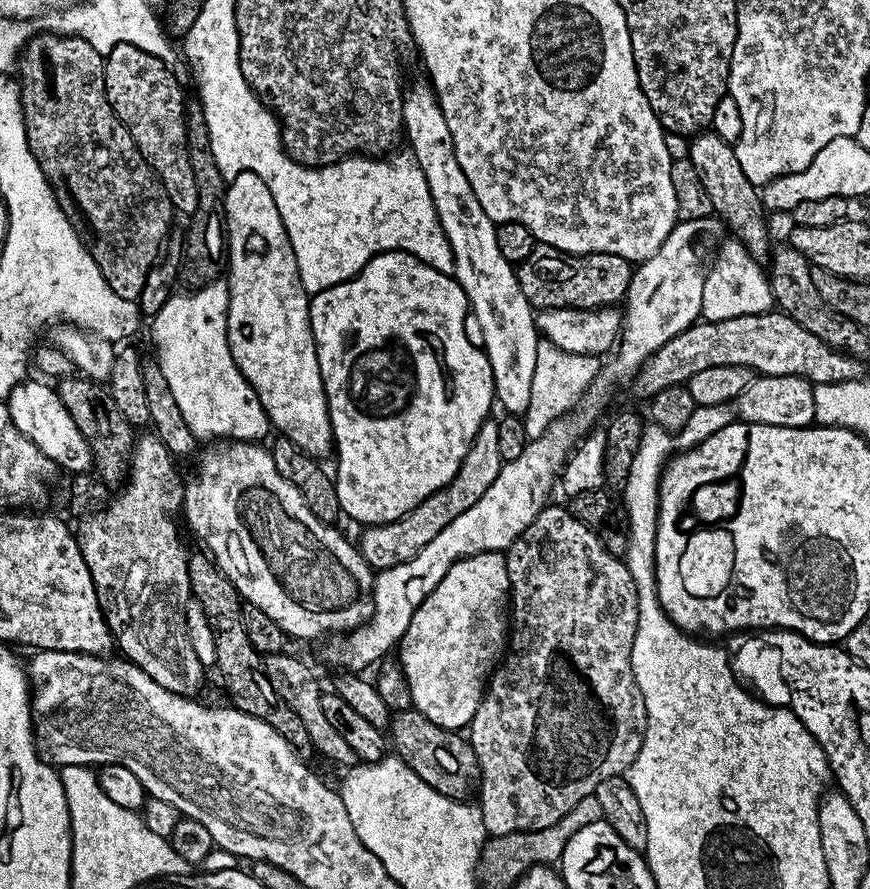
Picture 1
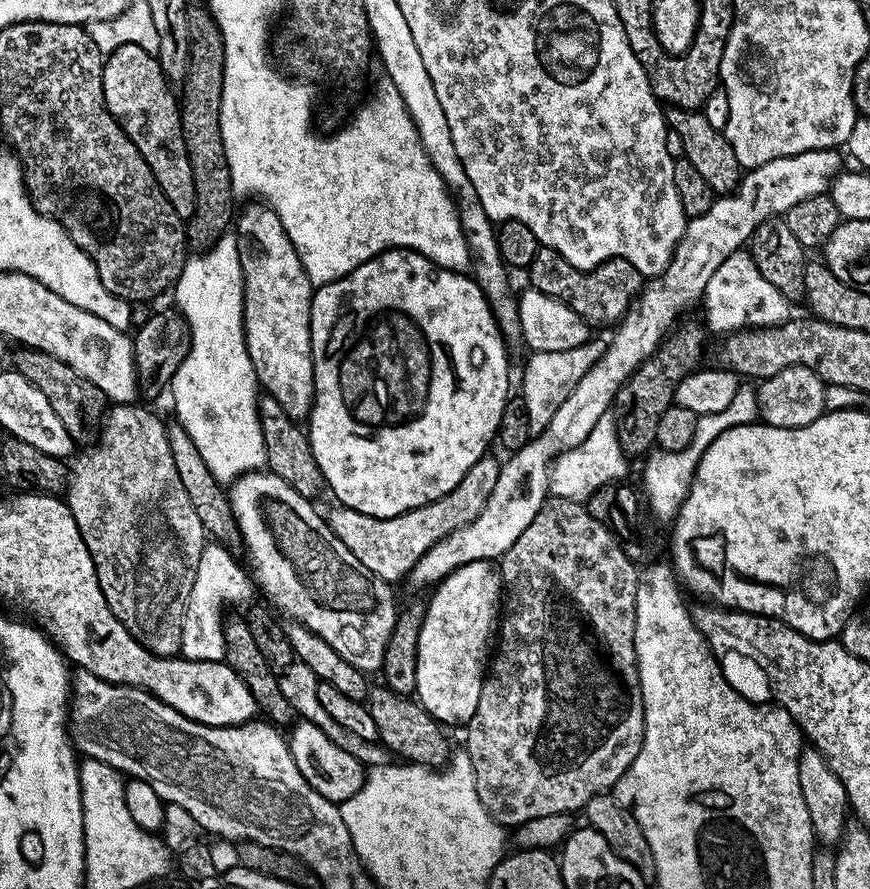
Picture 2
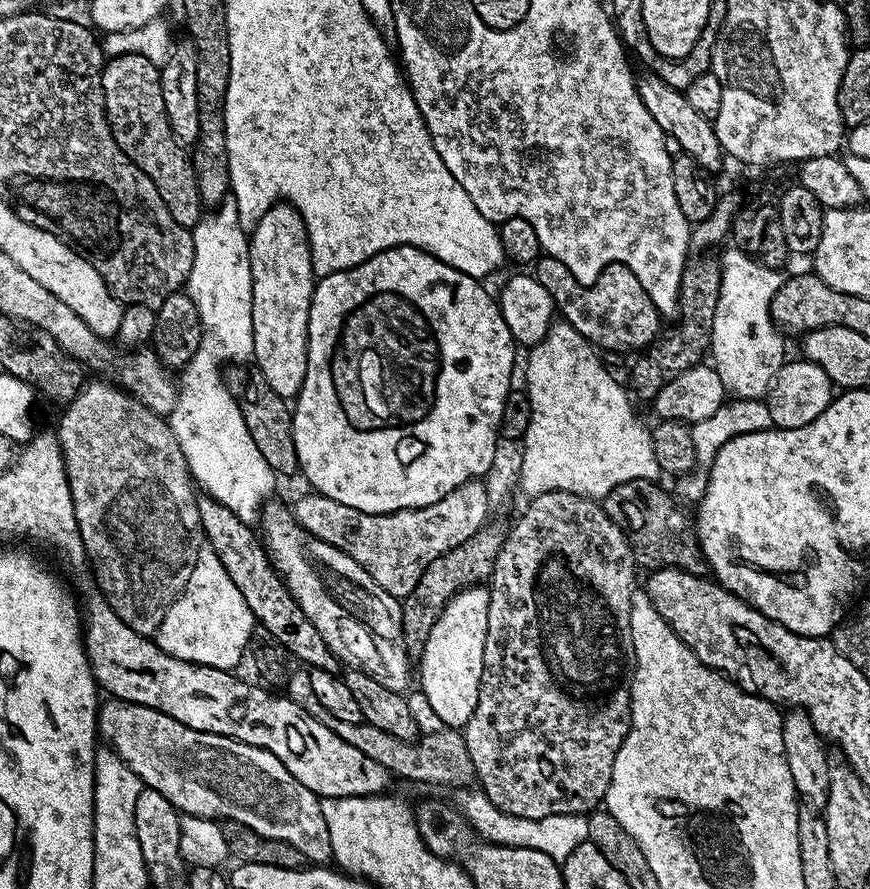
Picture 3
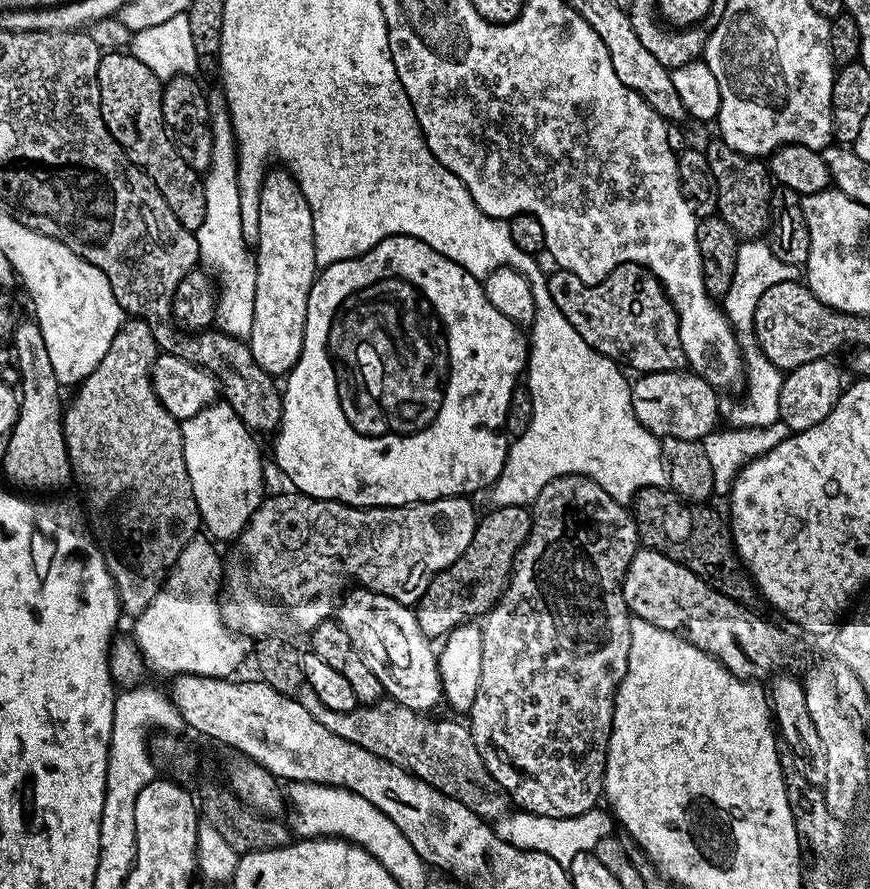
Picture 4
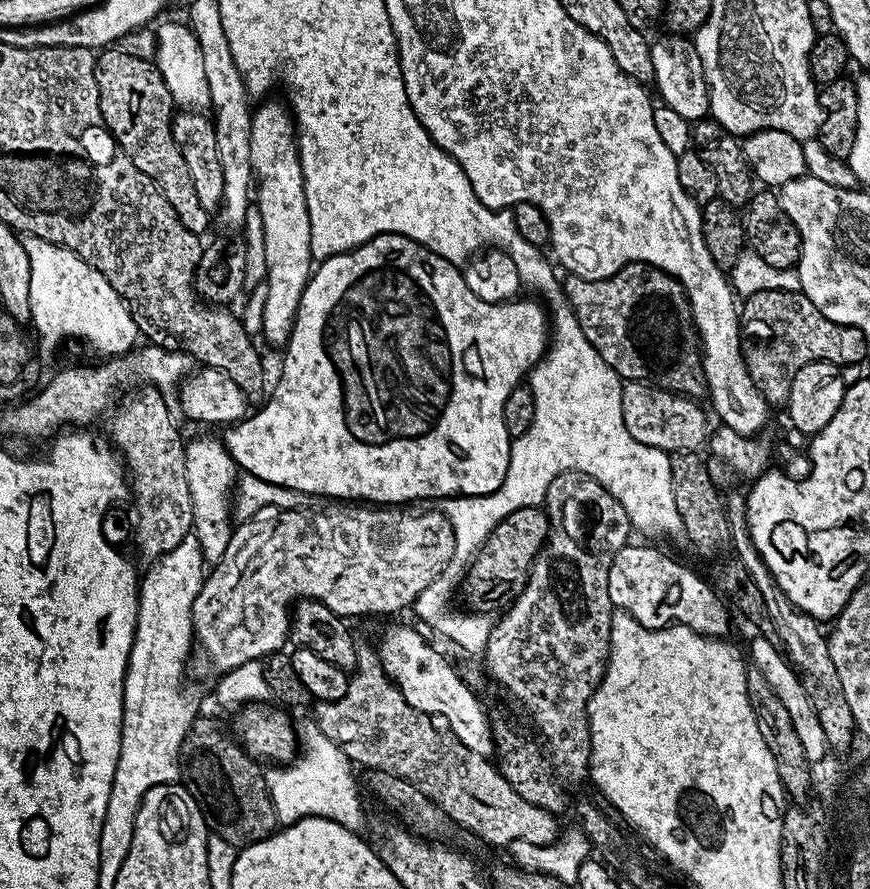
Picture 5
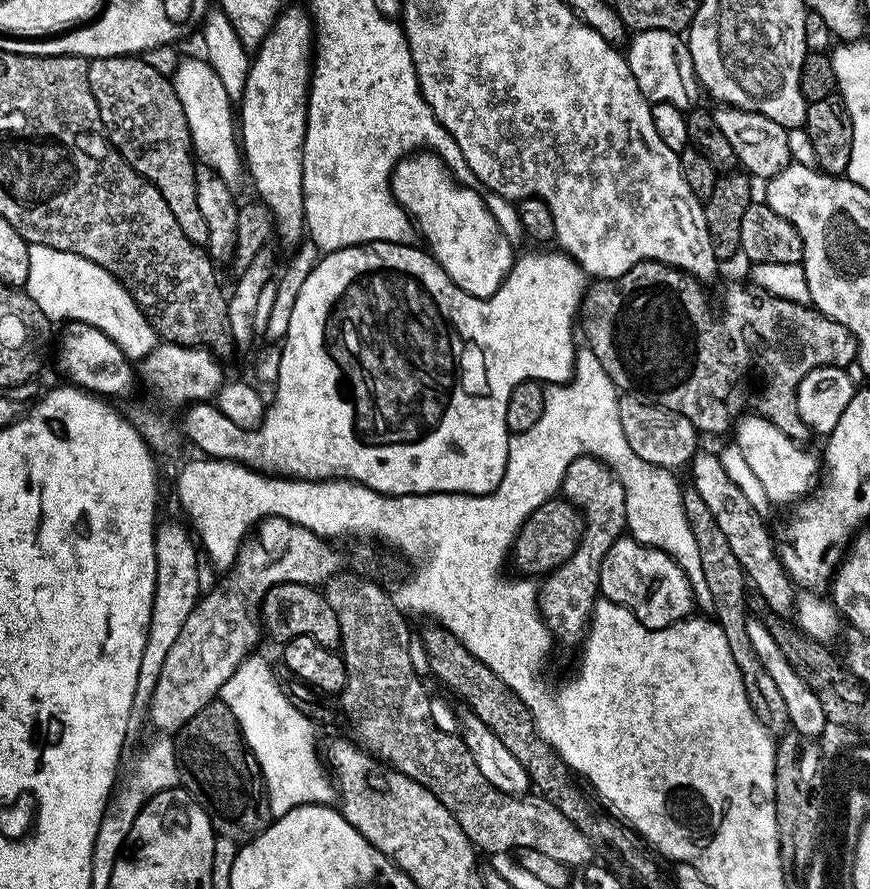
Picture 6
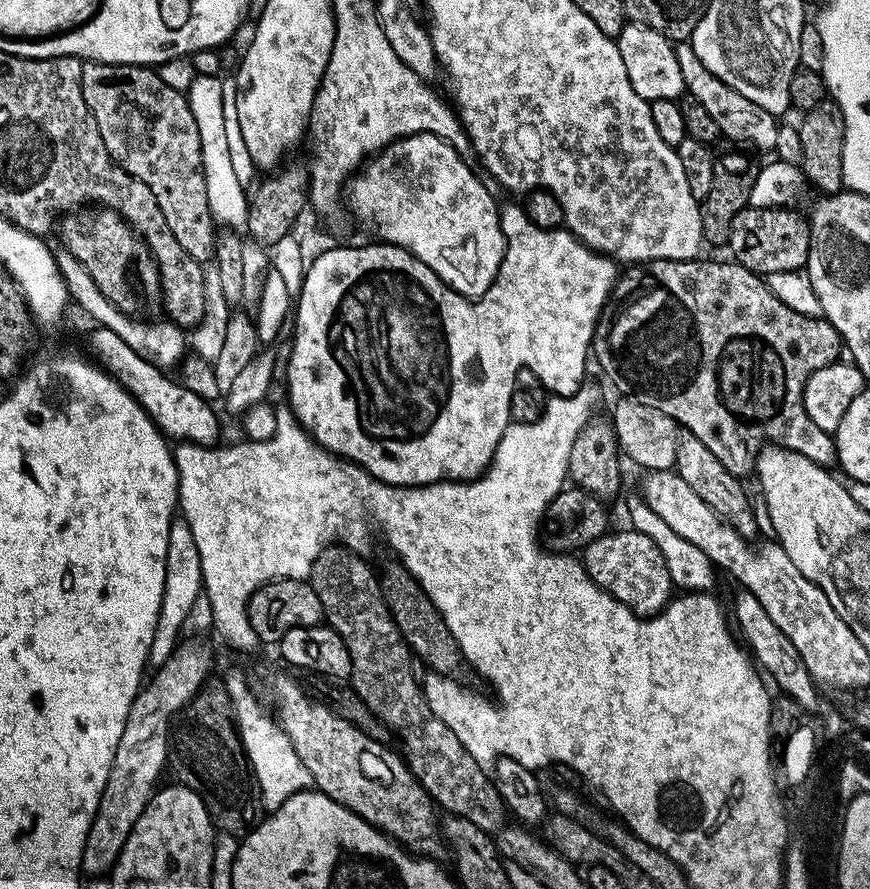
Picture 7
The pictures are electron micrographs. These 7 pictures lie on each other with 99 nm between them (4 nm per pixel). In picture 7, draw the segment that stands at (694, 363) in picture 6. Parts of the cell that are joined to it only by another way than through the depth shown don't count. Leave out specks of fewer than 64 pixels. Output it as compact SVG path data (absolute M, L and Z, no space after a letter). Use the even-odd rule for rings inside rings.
M646 260L631 265L629 272L619 273L616 285L612 287L612 293L600 312L600 318L596 322L596 332L592 335L591 351L594 360L604 367L608 380L621 388L621 393L627 394L641 400L646 406L654 406L654 410L662 410L662 414L671 416L681 429L686 430L687 435L698 438L698 442L704 443L710 454L730 470L738 478L751 473L756 466L756 455L760 449L769 444L788 448L791 452L802 454L810 458L810 462L832 466L837 463L836 441L826 430L818 430L814 422L810 422L810 414L804 409L804 387L806 382L818 370L822 370L828 364L837 363L842 356L842 341L838 330L830 321L820 316L807 316L798 314L798 310L790 310L786 302L774 298L767 283L757 273L751 272L738 263L727 262L723 264L720 260Z

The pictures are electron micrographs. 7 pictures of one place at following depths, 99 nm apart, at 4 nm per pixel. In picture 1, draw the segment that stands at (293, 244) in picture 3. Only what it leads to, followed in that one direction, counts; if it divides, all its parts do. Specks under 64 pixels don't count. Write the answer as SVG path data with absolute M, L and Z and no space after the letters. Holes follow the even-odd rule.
M237 172L227 181L224 190L224 226L226 229L226 283L228 286L228 341L230 354L242 370L246 382L258 394L262 410L266 410L269 425L280 436L290 438L306 454L317 458L331 457L334 452L328 400L324 397L324 383L318 366L314 334L310 326L308 306L310 294L302 286L298 262L282 226L282 214L274 206L270 186L253 172Z

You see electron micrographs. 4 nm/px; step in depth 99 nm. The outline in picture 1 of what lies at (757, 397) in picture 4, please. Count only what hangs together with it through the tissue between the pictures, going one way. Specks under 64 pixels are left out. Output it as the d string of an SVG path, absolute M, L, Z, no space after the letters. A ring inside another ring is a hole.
M729 238L720 249L718 248L715 249L716 261L710 264L704 277L701 317L704 320L718 321L742 318L742 314L773 311L772 285L765 269L763 272L757 260L735 238Z

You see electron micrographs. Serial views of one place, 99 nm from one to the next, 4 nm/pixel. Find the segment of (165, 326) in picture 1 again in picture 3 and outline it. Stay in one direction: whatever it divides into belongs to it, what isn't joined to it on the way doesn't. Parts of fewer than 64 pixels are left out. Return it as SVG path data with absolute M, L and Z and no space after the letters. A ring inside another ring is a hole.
M230 198L223 200L215 210L201 216L191 233L194 238L194 266L190 266L190 274L186 277L186 291L194 306L198 306L202 338L198 350L192 355L192 361L179 373L176 404L166 419L174 430L174 438L178 438L178 446L182 446L182 454L193 481L207 495L222 502L226 510L232 510L242 522L255 525L266 501L275 493L272 491L276 488L278 476L272 471L270 462L262 458L250 430L246 430L246 418L242 418L242 410L238 402L234 402L222 371L227 365L245 363L254 350L249 233L242 230L238 222L238 206Z

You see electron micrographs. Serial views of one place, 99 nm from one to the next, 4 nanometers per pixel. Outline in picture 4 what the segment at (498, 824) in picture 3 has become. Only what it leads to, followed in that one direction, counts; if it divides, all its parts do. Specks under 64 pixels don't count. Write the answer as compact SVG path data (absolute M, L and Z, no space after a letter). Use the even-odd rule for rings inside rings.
M599 807L591 808L586 814L574 818L546 818L533 812L510 810L494 822L498 838L510 842L515 848L531 848L542 854L550 854L554 862L567 866L583 852L593 853L596 844L614 832L614 820L607 811L600 812ZM613 828L613 829L612 829Z

